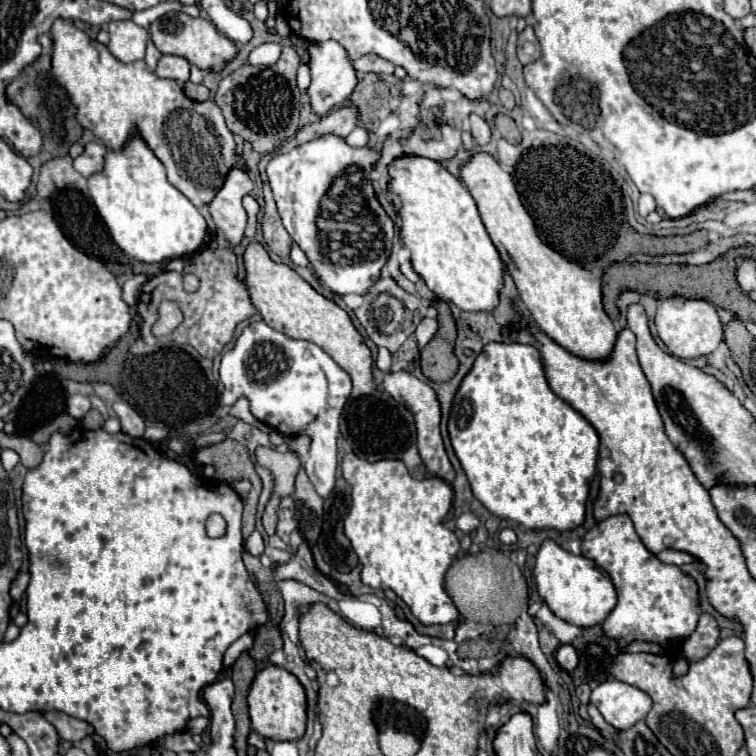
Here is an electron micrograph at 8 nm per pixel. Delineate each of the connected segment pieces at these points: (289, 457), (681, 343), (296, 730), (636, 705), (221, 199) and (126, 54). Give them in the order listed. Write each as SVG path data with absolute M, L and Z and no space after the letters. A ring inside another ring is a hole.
M258 447L256 463L260 463L272 473L272 479L274 479L272 497L274 499L282 499L294 493L294 477L300 469L300 461L292 451L276 451L276 449Z
M682 297L664 299L656 311L656 329L658 337L664 341L668 351L678 359L694 359L708 355L724 339L716 307L706 299L682 299Z
M266 665L260 669L250 685L248 711L252 729L272 741L296 741L306 729L306 695L300 681L278 665Z
M616 679L598 683L590 693L590 703L598 707L606 723L620 731L644 719L652 707L652 699L648 693Z
M232 167L230 175L226 175L226 183L210 203L210 215L230 245L238 245L244 237L246 211L242 207L242 197L250 193L252 187L254 185L246 171Z
M112 21L108 23L108 33L108 49L120 63L134 63L144 59L148 29L136 25L134 21Z

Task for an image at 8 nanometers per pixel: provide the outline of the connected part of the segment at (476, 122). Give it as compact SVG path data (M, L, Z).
M470 115L470 127L472 127L472 135L480 145L486 145L490 141L490 127L488 123L480 117L480 115Z

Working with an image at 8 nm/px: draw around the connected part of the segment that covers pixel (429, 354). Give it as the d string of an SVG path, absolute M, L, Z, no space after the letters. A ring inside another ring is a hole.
M434 299L430 305L438 309L438 333L428 345L420 349L420 369L422 375L434 383L448 381L458 371L458 359L454 357L456 325L450 307L442 299Z

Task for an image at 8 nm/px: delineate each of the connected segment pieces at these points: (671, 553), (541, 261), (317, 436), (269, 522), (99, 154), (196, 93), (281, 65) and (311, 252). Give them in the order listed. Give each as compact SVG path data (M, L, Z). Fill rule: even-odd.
M664 549L658 553L658 559L662 559L662 563L672 563L672 565L682 565L682 563L690 563L694 561L688 553L680 553L674 549Z
M476 153L464 161L460 165L460 177L474 197L482 223L516 283L520 301L538 327L582 359L606 359L614 347L616 329L602 309L600 279L592 271L562 257L538 237L534 221L514 187L512 175L504 171L490 153Z
M264 321L250 323L242 329L234 347L222 355L220 363L220 381L224 383L224 395L230 405L240 397L250 401L250 411L256 419L260 419L270 429L282 435L306 435L310 437L310 461L306 465L306 473L314 483L320 497L328 497L336 483L336 439L338 439L338 419L344 403L350 397L352 381L350 375L318 345L302 339L292 339Z
M266 505L264 517L262 517L262 525L264 525L264 529L266 529L268 535L274 535L274 531L276 531L276 509L278 509L278 507Z
M96 141L86 143L86 145L84 145L84 153L74 159L74 169L76 169L78 173L82 173L84 177L90 177L90 175L102 171L106 151L108 151L108 149L106 149L102 143L96 143Z
M186 81L184 85L182 85L182 89L184 89L184 93L190 97L190 99L194 99L194 101L206 101L208 97L210 97L210 91L200 83L200 85L194 85L192 81Z
M282 49L282 55L274 65L242 65L234 73L226 75L218 85L214 101L218 103L228 129L250 141L258 153L274 151L282 141L298 131L298 111L302 105L302 95L296 87L298 63L300 57L294 49Z
M324 135L324 137L318 137L314 141L300 145L288 153L276 155L268 163L268 169L266 169L270 187L272 187L276 205L278 205L278 213L280 213L280 219L282 219L286 231L310 259L320 283L338 295L366 293L374 285L374 281L380 277L380 271L390 257L394 223L390 221L386 211L376 201L374 187L370 183L372 161L376 161L376 159L378 159L378 153L370 147L354 149L354 147L346 145L346 141L342 137ZM320 217L328 217L326 223L336 219L338 225L334 225L334 227L338 227L338 229L328 233L328 229L322 227L324 223L318 223Z

